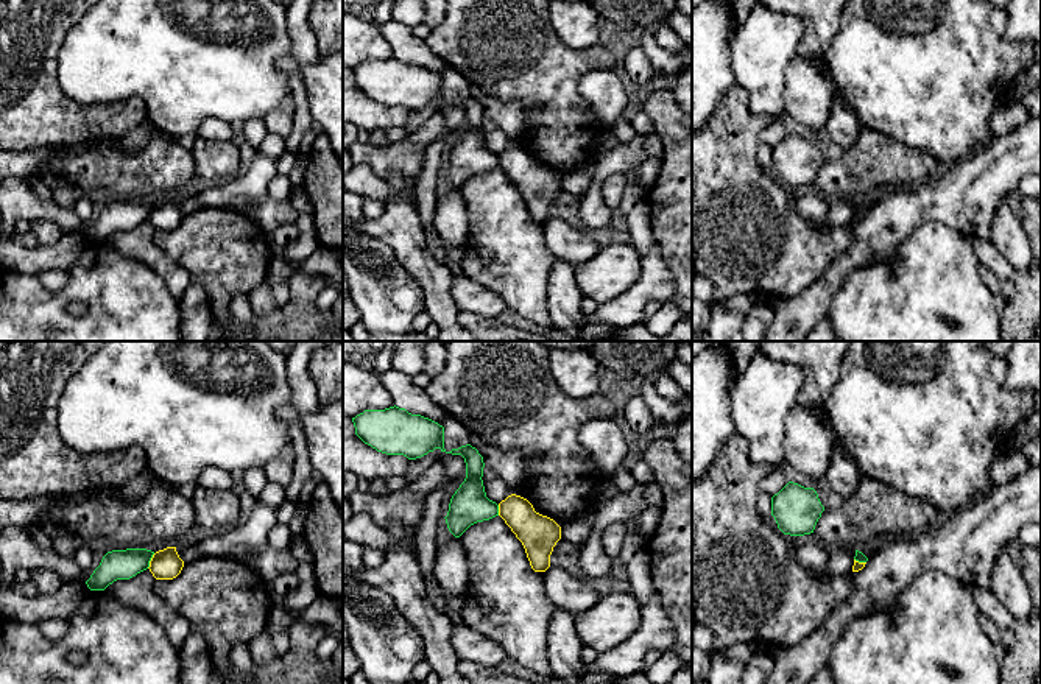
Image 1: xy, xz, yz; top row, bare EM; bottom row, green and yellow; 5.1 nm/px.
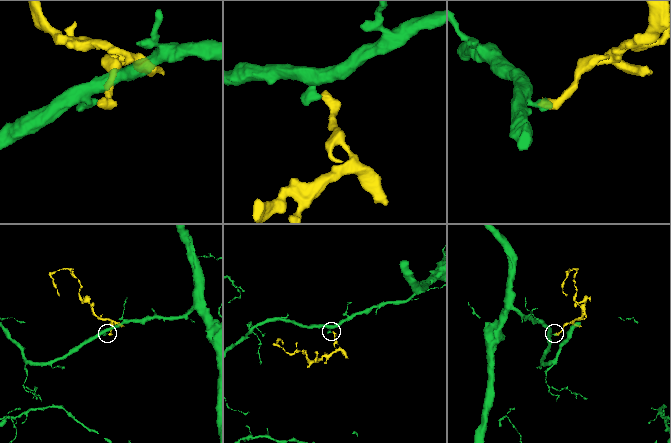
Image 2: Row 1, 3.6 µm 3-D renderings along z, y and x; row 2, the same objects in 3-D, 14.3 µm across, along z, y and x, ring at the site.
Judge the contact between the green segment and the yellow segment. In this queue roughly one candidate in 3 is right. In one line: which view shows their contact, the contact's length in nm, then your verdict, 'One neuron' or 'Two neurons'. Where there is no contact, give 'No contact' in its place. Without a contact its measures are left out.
Touches green in xy. Shared border 90 nm. Two neurons

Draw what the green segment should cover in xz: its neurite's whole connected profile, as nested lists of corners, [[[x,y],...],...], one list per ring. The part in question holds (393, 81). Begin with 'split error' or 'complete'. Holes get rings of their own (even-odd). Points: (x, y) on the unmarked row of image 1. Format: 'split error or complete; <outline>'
complete; [[[405,59],[365,61],[352,69],[355,86],[377,103],[416,111],[444,100],[444,78]]]

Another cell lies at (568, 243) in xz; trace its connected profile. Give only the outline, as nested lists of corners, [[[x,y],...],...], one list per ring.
[[[550,217],[544,223],[544,240],[556,259],[573,268],[584,265],[600,251],[594,238],[558,217]]]

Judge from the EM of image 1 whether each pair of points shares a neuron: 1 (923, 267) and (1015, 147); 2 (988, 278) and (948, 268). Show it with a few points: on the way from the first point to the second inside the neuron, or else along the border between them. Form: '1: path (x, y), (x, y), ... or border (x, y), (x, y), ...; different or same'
1: border (915, 228), (924, 223), (945, 223), (973, 240); different
2: border (979, 264), (979, 276), (988, 289), (996, 309); different

